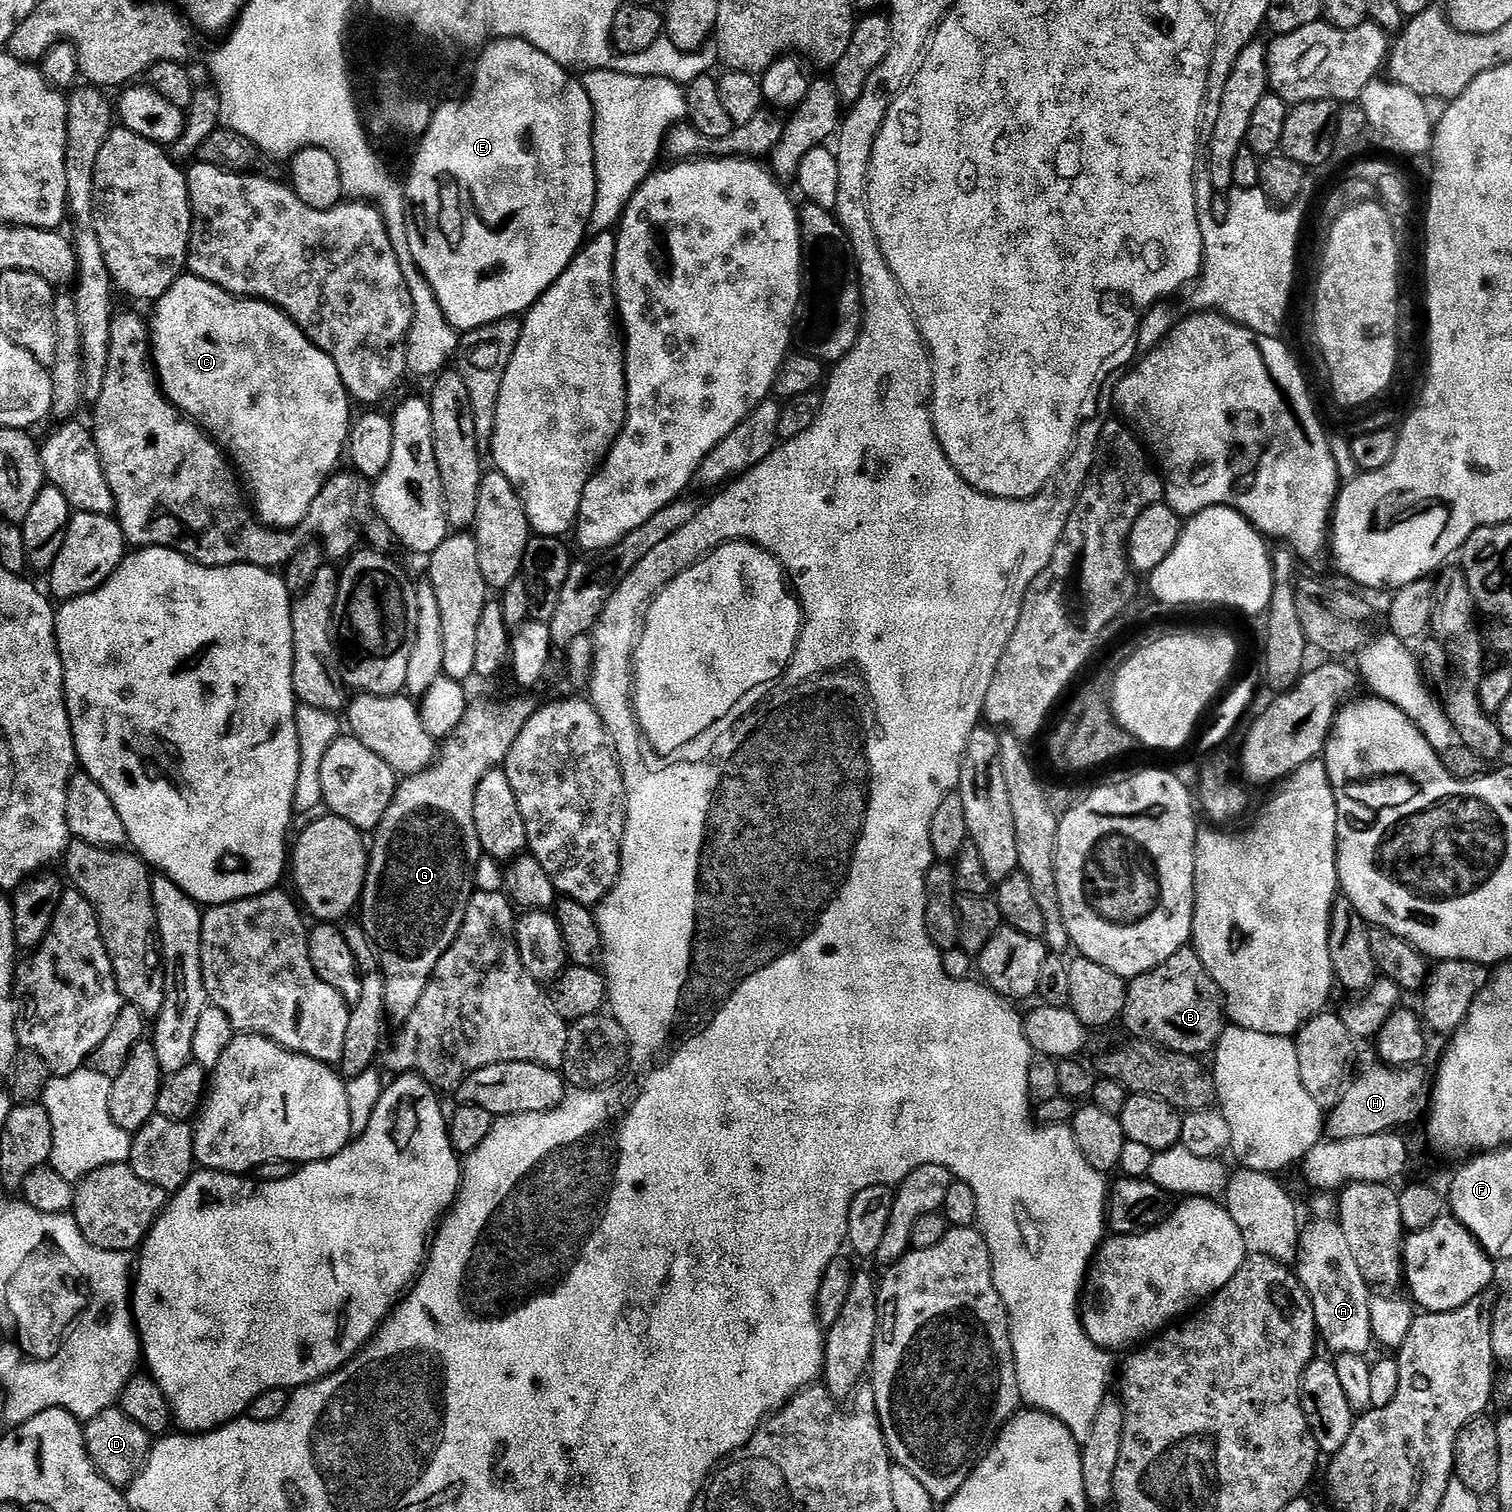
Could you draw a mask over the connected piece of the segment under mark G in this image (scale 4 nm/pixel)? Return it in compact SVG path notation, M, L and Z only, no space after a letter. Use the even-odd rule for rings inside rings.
M512 700L509 704L476 704L469 703L466 714L462 718L462 722L458 722L458 726L450 735L444 737L442 747L439 749L435 763L432 764L425 772L420 772L414 776L401 779L396 785L396 793L390 802L390 806L386 810L386 814L382 818L382 822L377 826L374 833L374 839L371 841L370 851L368 853L368 873L364 879L364 891L360 893L360 903L358 905L359 923L363 924L364 932L368 936L368 941L376 949L376 959L380 962L380 972L384 975L384 1007L387 1015L392 1016L397 1022L403 1022L408 1019L415 1006L416 1000L420 996L420 991L424 989L428 983L428 978L432 971L436 969L436 964L440 960L440 955L452 945L452 939L456 936L456 932L460 929L462 919L461 908L462 901L465 899L466 891L464 887L470 884L470 877L474 872L474 862L481 859L482 849L480 839L478 838L478 830L474 826L474 794L478 790L478 782L482 778L486 778L486 774L490 770L501 767L504 759L510 754L510 746L514 746L514 738L518 738L518 734L522 734L522 726L526 726L526 722L530 719L534 711L534 704L528 700Z

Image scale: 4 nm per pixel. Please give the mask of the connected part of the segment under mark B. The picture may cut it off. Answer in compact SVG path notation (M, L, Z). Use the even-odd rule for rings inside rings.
M1189 946L1178 950L1174 958L1166 958L1162 966L1127 981L1128 993L1122 1024L1128 1027L1129 1037L1146 1044L1156 1044L1159 1048L1169 1048L1172 1052L1197 1058L1203 1052L1211 1053L1226 1027L1226 1005L1220 994L1220 987L1210 978L1206 966L1198 958L1195 948Z

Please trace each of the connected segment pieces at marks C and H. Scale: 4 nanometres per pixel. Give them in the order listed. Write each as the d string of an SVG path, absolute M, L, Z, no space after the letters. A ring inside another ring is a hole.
M191 274L179 276L174 286L166 290L164 297L155 301L154 308L156 308L156 313L153 314L152 320L150 316L152 359L158 383L163 388L168 401L179 412L183 412L188 419L200 425L220 445L234 465L261 524L266 524L269 528L296 528L306 518L314 498L318 498L328 477L337 471L336 463L339 462L340 456L342 460L348 447L348 432L352 428L354 419L354 411L352 412L354 404L338 374L338 366L334 366L332 359L317 344L310 342L308 335L280 309L267 304L264 300L237 298L232 293Z
M1423 1063L1408 1068L1375 1066L1364 1072L1350 1086L1343 1089L1343 1096L1327 1113L1326 1136L1329 1141L1350 1138L1370 1138L1393 1130L1404 1130L1430 1108L1430 1072Z

